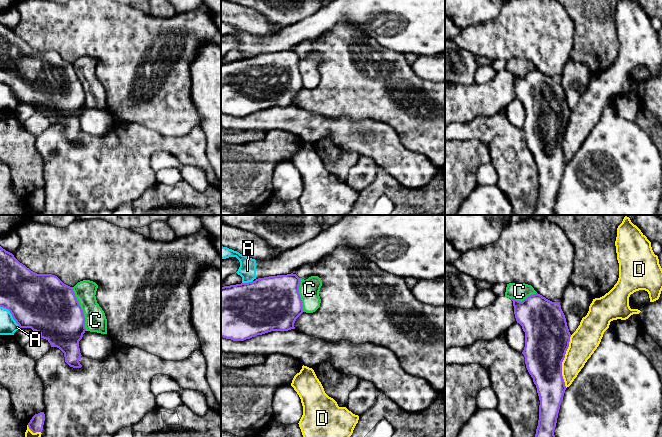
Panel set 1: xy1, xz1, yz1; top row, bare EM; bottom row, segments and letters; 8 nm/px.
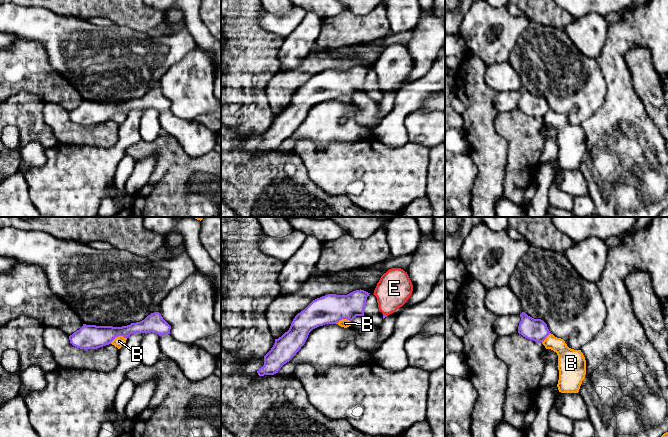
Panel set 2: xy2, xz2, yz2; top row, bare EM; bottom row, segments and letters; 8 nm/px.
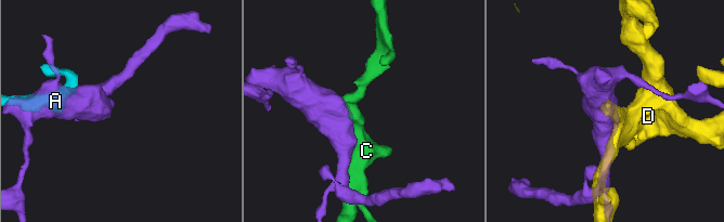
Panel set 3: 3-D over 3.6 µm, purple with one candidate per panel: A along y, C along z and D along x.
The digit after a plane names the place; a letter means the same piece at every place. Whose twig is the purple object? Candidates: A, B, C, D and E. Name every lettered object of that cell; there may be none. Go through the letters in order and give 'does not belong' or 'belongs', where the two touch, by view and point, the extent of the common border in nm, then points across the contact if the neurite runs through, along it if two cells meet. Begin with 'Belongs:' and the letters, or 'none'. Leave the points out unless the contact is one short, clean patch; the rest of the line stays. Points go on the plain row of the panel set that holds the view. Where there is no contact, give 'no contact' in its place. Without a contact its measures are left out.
Belongs: E
A: does not belong; contact xz1 (248, 58); length 90 nm
B: does not belong; contact xy2 (118, 111); length 140 nm; border xy2 (126, 114), (117, 112), (110, 119)
C: does not belong; contact xy1 (81, 85); length 360 nm
D: does not belong; contact yz1 (562, 137); length 420 nm
E: belongs; contact xz2 (385, 91); length 40 nm; way xz2 (384, 92), (385, 91), (387, 80), (394, 64)

